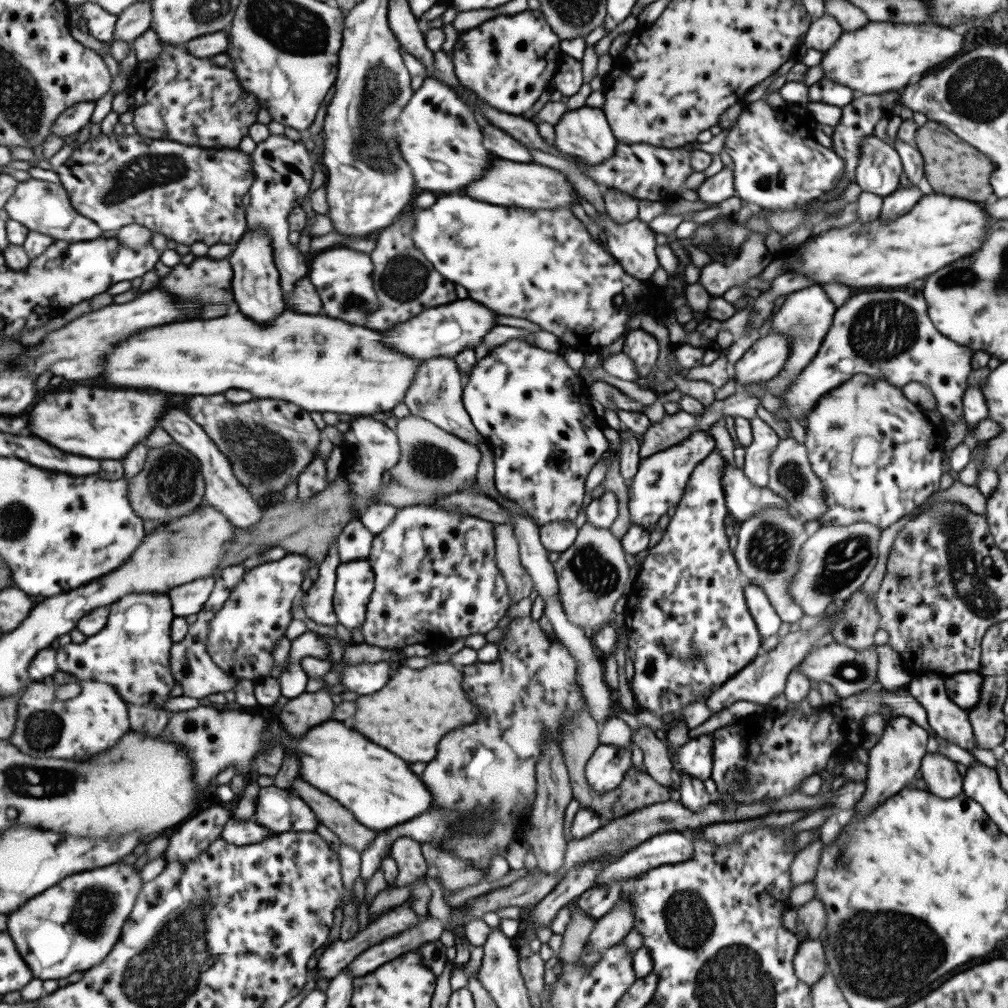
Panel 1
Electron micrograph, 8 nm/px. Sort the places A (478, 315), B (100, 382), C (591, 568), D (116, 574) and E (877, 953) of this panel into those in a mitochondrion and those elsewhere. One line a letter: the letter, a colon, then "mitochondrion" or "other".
A: other
B: other
C: mitochondrion
D: other
E: mitochondrion

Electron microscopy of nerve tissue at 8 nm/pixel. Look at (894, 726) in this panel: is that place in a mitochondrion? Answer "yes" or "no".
no

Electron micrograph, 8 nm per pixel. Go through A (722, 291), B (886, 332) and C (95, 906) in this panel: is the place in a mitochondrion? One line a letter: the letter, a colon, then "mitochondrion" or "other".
A: other
B: mitochondrion
C: mitochondrion

